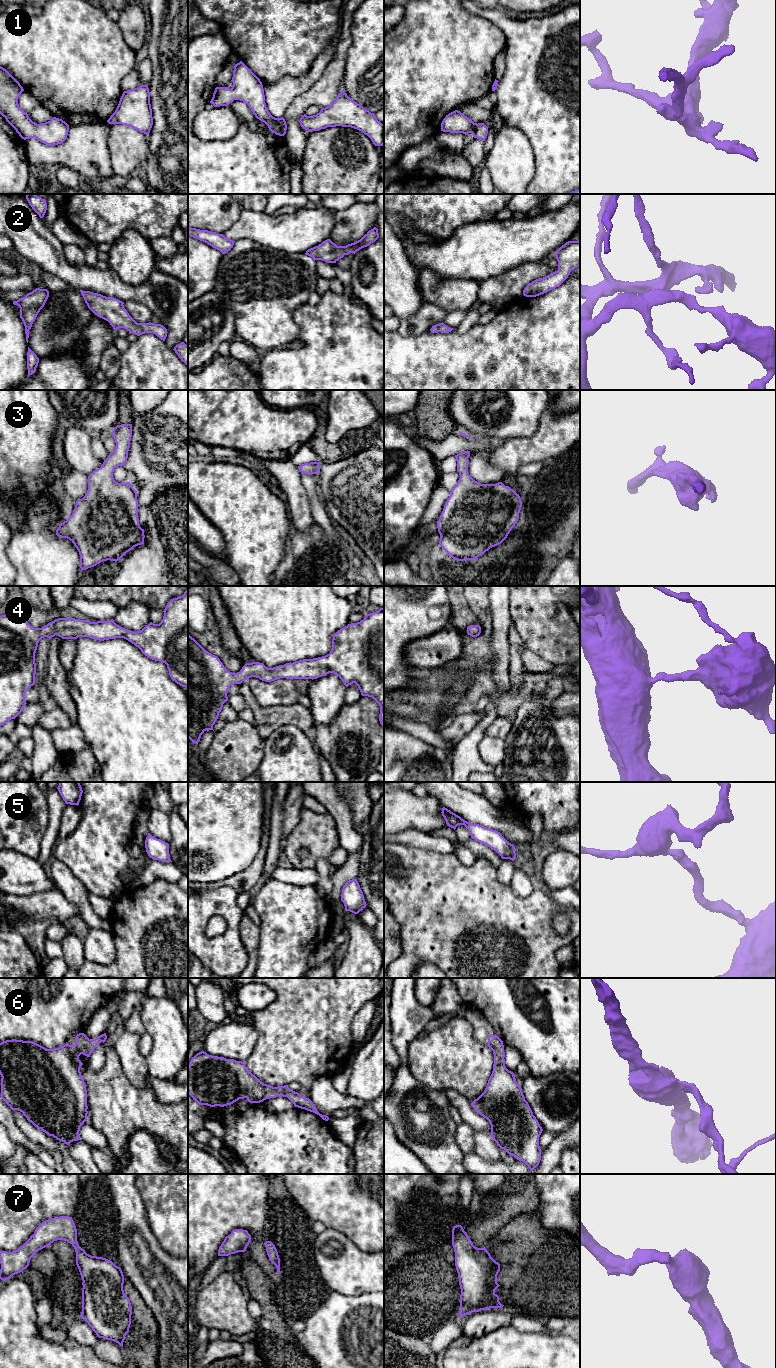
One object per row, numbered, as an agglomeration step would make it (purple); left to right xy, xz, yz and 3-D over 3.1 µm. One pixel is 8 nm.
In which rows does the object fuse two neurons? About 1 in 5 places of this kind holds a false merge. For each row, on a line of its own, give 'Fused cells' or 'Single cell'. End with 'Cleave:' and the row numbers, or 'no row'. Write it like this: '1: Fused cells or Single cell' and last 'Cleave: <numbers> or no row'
1: Single cell
2: Single cell
3: Single cell
4: Single cell
5: Single cell
6: Single cell
7: Single cell
Cleave: no row

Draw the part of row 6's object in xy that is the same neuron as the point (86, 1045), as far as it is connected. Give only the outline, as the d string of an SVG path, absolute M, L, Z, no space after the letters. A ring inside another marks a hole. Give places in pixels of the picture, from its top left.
M84 1033L76 1035L76 1044L55 1049L23 1040L0 1043L1 1098L12 1110L23 1113L29 1122L49 1136L69 1145L81 1140L80 1127L87 1121L87 1090L80 1068L81 1054L90 1057L94 1049L107 1039L106 1033L89 1039Z

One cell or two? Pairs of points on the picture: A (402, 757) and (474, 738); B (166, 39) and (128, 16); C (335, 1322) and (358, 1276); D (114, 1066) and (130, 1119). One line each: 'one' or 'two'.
A: two
B: two
C: two
D: one

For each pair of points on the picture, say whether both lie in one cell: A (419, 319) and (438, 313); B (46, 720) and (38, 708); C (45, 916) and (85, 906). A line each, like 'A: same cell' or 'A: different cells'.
A: same cell
B: different cells
C: different cells

